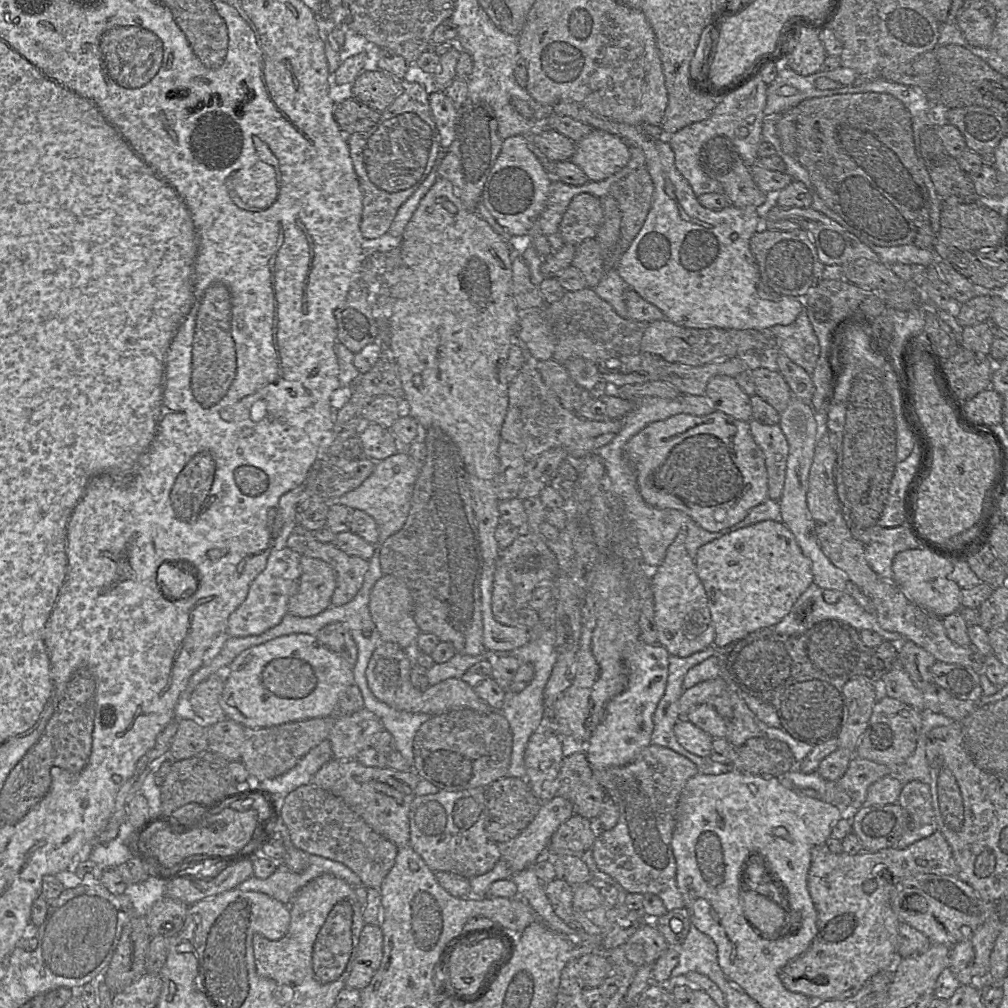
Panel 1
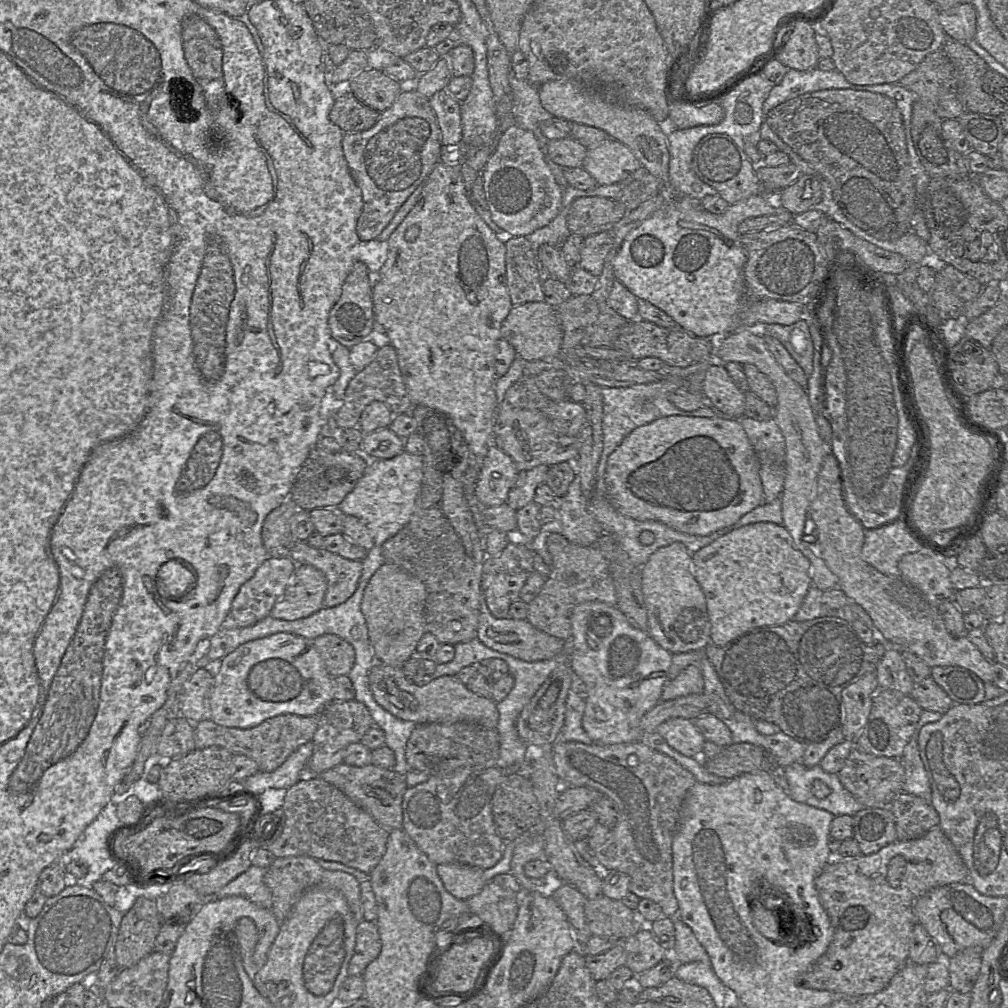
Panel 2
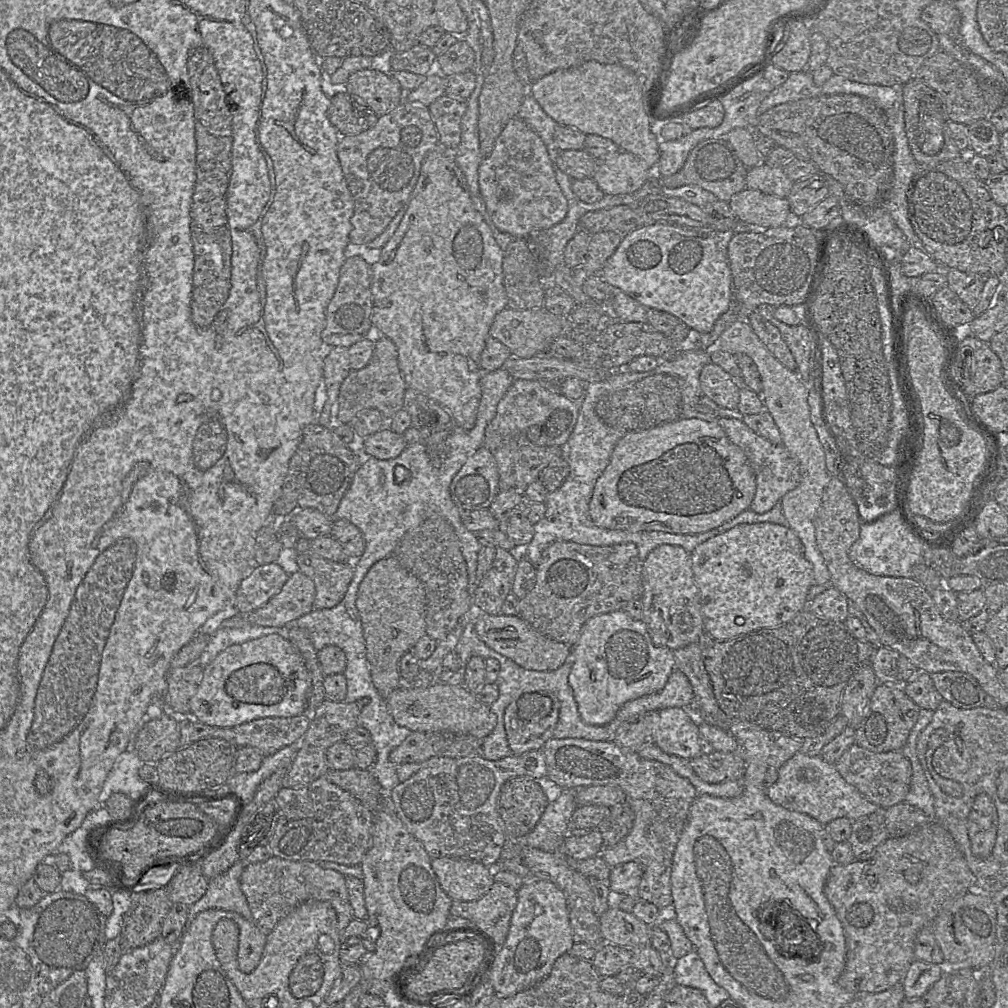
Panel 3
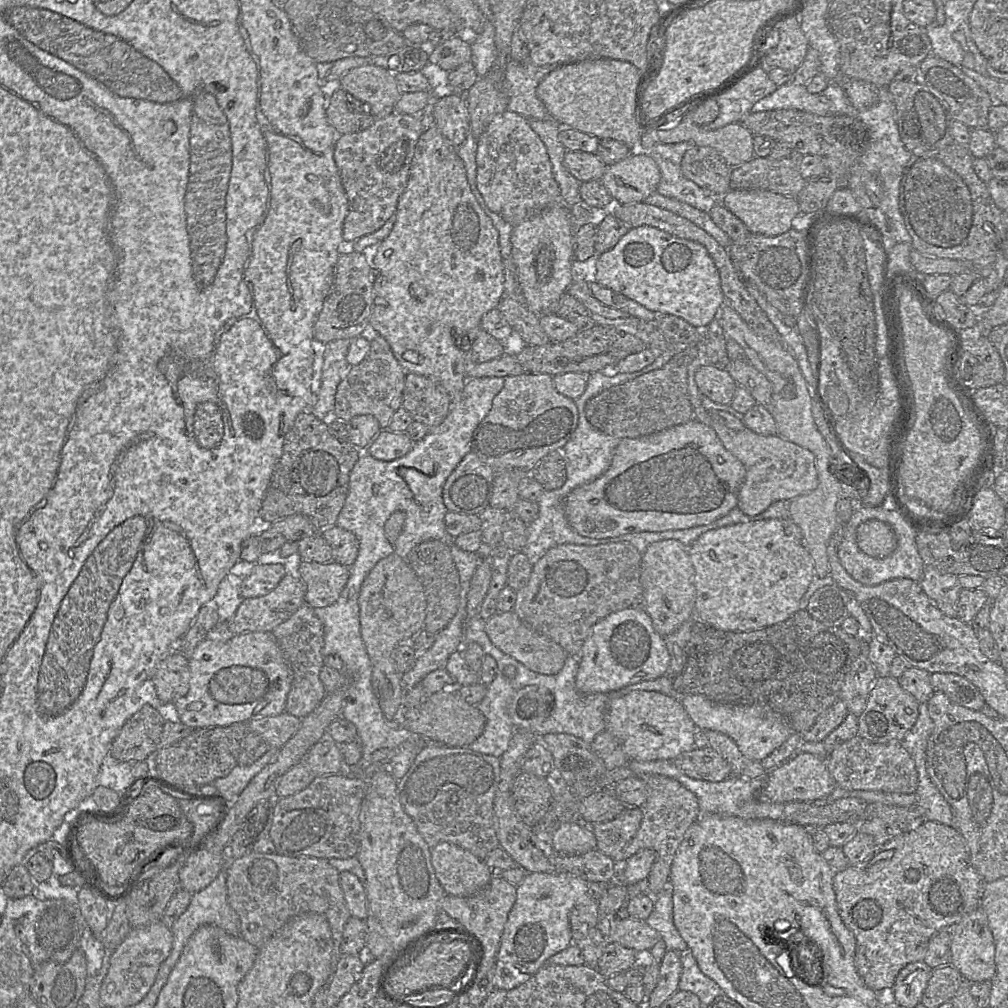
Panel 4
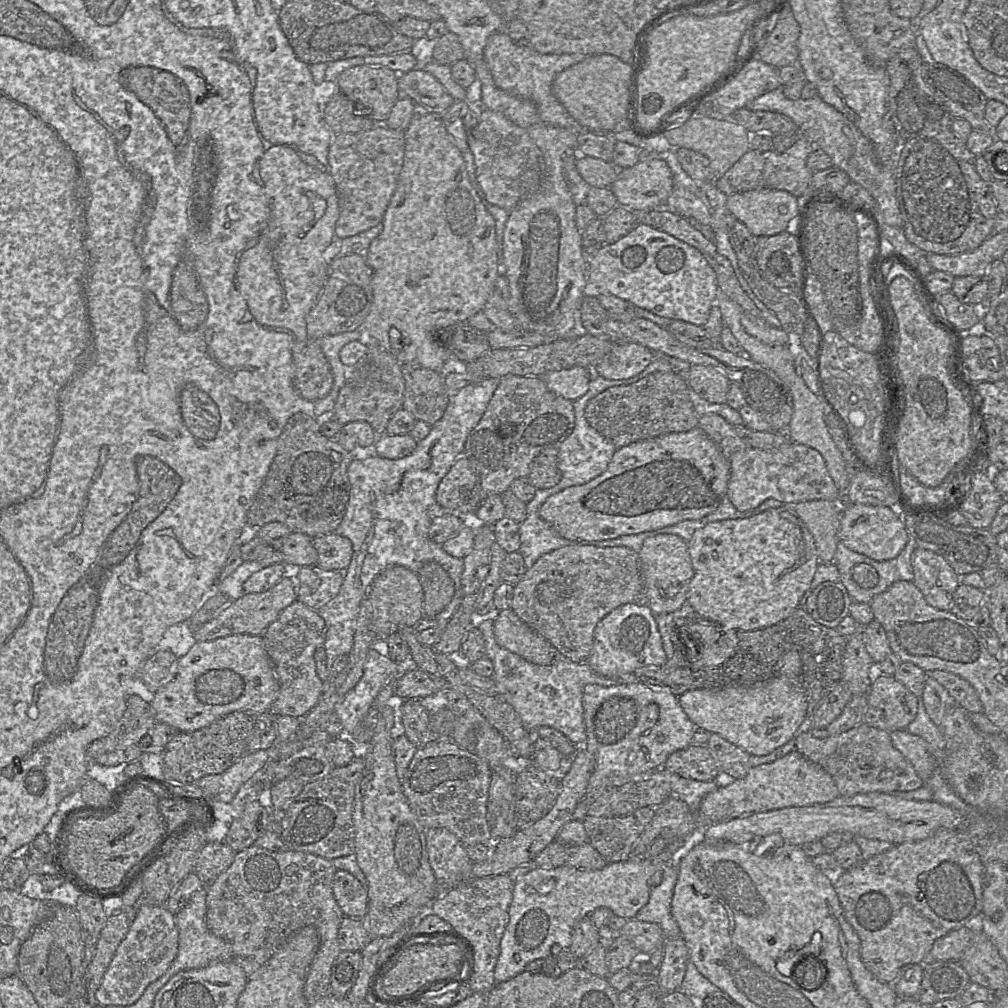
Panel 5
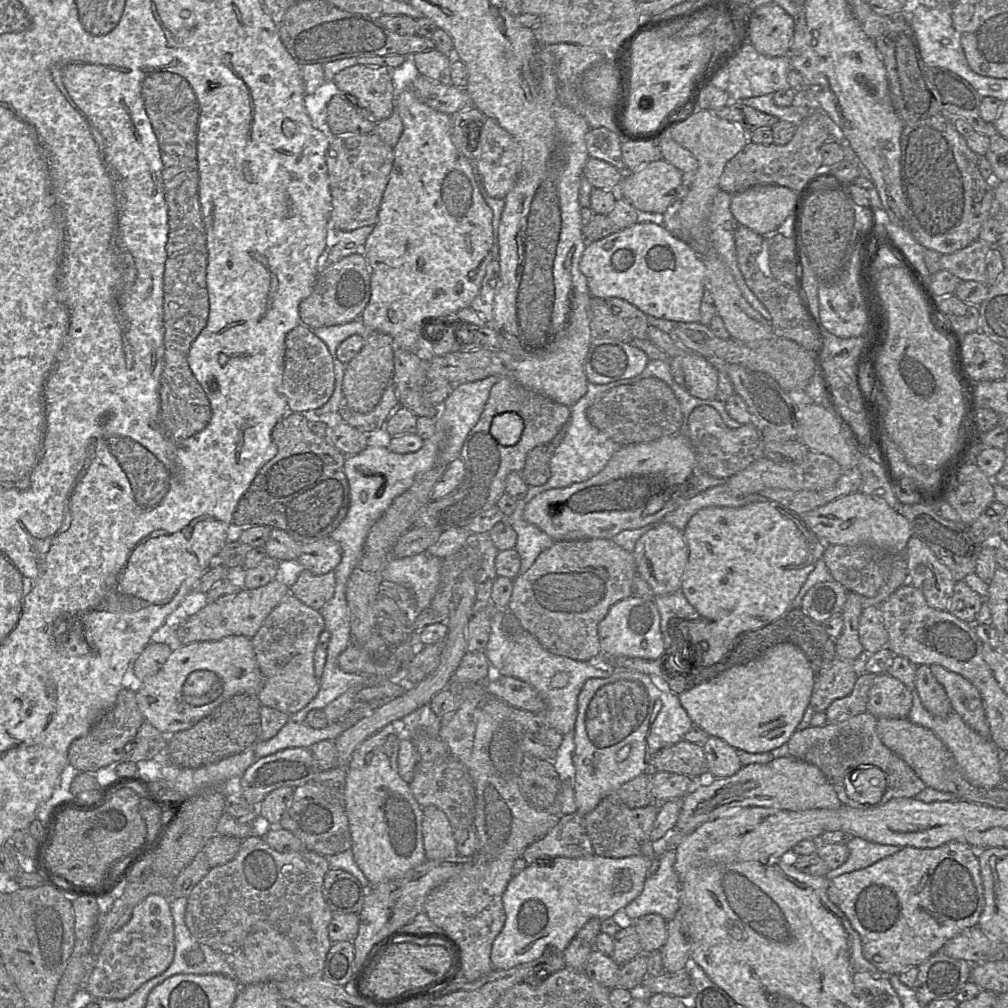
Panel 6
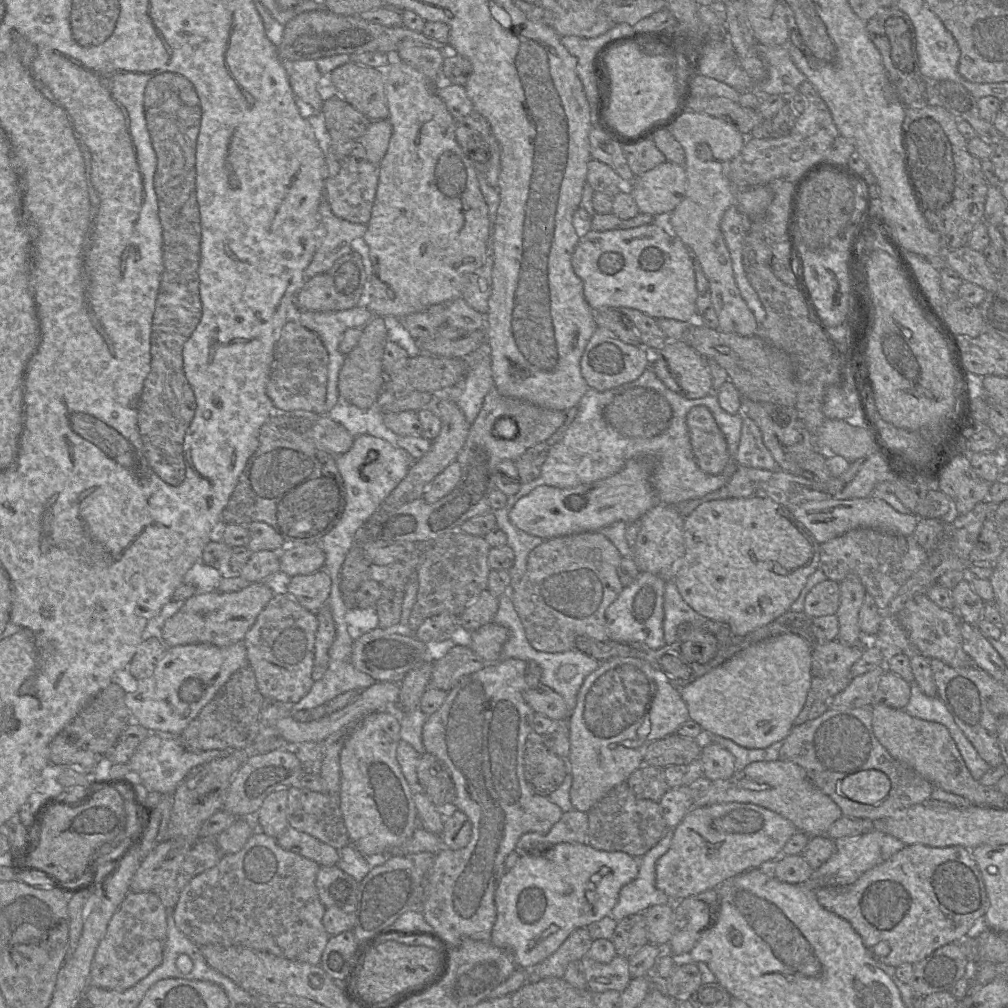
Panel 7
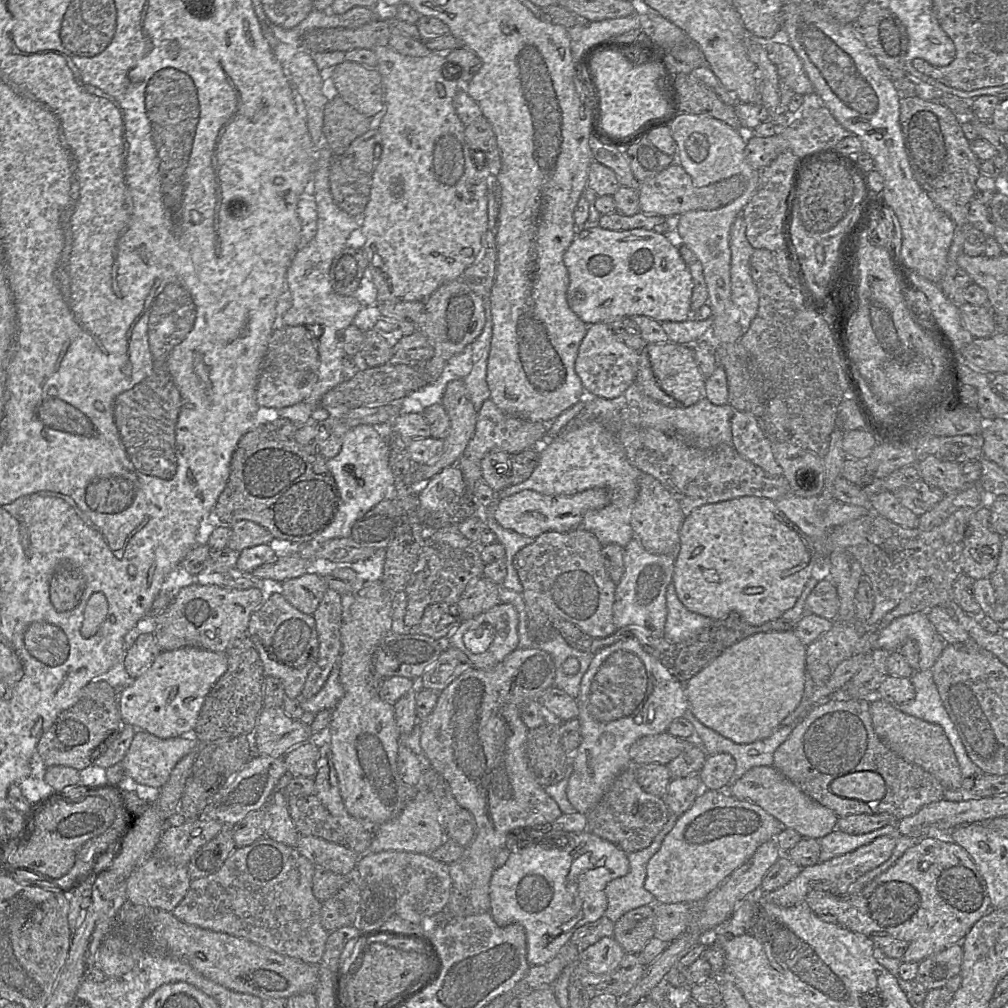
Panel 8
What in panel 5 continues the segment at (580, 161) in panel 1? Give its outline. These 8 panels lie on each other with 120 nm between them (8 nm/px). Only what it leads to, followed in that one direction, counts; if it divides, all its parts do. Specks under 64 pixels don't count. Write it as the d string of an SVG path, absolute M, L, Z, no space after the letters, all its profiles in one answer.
M647 158L633 167L619 170L610 186L618 205L632 212L654 210L666 205L673 189L673 177L665 161Z

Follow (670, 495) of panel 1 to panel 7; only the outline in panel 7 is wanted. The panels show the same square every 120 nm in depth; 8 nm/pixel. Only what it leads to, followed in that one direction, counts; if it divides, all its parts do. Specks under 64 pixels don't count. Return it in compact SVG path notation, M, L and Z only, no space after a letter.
M638 457L630 459L618 473L611 477L590 484L569 489L539 486L515 503L509 512L509 519L516 528L543 540L581 532L599 531L601 528L619 521L638 522L645 513L658 503L651 482L656 464L657 461L654 458Z

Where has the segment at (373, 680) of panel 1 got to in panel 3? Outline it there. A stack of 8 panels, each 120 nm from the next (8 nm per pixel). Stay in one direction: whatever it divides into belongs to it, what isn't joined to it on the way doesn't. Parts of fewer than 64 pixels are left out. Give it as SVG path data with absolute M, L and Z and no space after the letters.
M435 681L427 688L400 685L385 701L395 722L399 726L410 729L412 732L450 732L484 739L491 733L497 723L497 717L489 706L479 701L464 685L452 686L438 681Z

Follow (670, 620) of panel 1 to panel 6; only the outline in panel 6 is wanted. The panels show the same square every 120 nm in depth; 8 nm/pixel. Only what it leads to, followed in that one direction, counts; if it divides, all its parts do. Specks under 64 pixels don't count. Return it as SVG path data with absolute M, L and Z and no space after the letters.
M659 522L642 535L632 552L637 573L648 583L655 596L667 595L681 590L682 577L685 572L689 551L683 531Z

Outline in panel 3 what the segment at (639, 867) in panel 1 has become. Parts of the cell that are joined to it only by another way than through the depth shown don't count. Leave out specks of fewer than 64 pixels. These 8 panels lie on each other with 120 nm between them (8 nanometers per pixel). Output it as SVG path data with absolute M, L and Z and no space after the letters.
M564 738L564 739L549 739L542 748L545 758L546 758L546 766L547 766L547 777L555 782L559 787L562 789L579 789L582 787L587 786L604 786L604 785L613 785L620 787L626 794L626 803L628 806L633 810L635 814L635 820L631 831L628 835L623 838L620 842L612 847L603 847L600 855L605 860L605 862L612 868L617 865L629 862L629 861L636 861L638 862L643 870L643 875L641 881L637 887L637 889L633 892L638 899L643 899L650 903L653 903L656 907L658 907L663 912L663 917L667 914L674 915L674 906L672 902L672 894L671 894L671 872L672 872L672 862L674 852L677 846L677 843L681 837L681 834L684 830L684 827L687 822L689 809L697 798L698 793L696 788L690 783L690 781L686 778L681 777L678 775L672 768L668 765L665 765L659 761L645 759L639 756L638 752L634 752L631 750L627 750L622 748L614 741L591 741L586 739L574 739L574 738Z

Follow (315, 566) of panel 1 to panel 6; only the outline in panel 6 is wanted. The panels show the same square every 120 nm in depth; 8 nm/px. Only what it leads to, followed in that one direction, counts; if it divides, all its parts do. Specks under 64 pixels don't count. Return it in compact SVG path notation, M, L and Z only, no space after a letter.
M273 580L255 589L241 589L227 600L207 603L200 611L181 623L177 635L183 645L201 641L218 641L231 635L252 638L270 612L290 593L290 588Z

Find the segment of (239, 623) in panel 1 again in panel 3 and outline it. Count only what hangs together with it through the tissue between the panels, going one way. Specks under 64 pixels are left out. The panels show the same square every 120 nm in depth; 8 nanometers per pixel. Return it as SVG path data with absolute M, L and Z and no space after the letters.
M277 563L258 565L253 572L241 581L236 593L236 606L240 613L250 612L264 606L278 594L289 575Z

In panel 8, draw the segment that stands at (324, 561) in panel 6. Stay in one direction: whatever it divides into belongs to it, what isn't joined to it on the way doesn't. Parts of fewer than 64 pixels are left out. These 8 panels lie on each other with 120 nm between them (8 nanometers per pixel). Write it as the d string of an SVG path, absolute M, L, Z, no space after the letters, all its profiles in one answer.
M299 554L275 557L272 561L254 569L250 575L261 579L273 579L284 582L307 573L310 560Z

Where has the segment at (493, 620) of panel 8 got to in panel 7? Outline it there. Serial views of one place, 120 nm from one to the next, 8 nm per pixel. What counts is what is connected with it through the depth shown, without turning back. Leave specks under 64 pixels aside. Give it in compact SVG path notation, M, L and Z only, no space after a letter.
M490 622L472 633L459 627L453 640L457 645L470 647L483 662L498 662L508 637L507 628Z

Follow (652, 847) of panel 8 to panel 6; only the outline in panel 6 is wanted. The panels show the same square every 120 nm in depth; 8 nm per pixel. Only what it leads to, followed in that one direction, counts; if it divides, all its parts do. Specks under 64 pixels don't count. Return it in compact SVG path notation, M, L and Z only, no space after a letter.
M676 849L663 852L657 859L657 872L647 877L642 892L623 909L629 921L647 914L659 914L670 921L680 908L681 880L674 868Z

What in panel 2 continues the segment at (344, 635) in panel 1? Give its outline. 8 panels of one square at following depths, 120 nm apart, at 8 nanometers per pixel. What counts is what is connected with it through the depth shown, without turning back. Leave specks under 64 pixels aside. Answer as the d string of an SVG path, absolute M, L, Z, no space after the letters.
M324 634L312 642L332 677L348 675L355 662L355 651L349 643L332 634Z

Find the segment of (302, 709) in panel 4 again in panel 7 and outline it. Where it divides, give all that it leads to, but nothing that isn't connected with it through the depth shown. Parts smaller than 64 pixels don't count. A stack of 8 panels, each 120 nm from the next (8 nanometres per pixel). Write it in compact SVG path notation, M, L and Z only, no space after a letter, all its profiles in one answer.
M288 593L275 595L258 615L243 640L248 664L264 698L288 704L300 701L313 686L312 671L318 629L316 613L302 607Z

